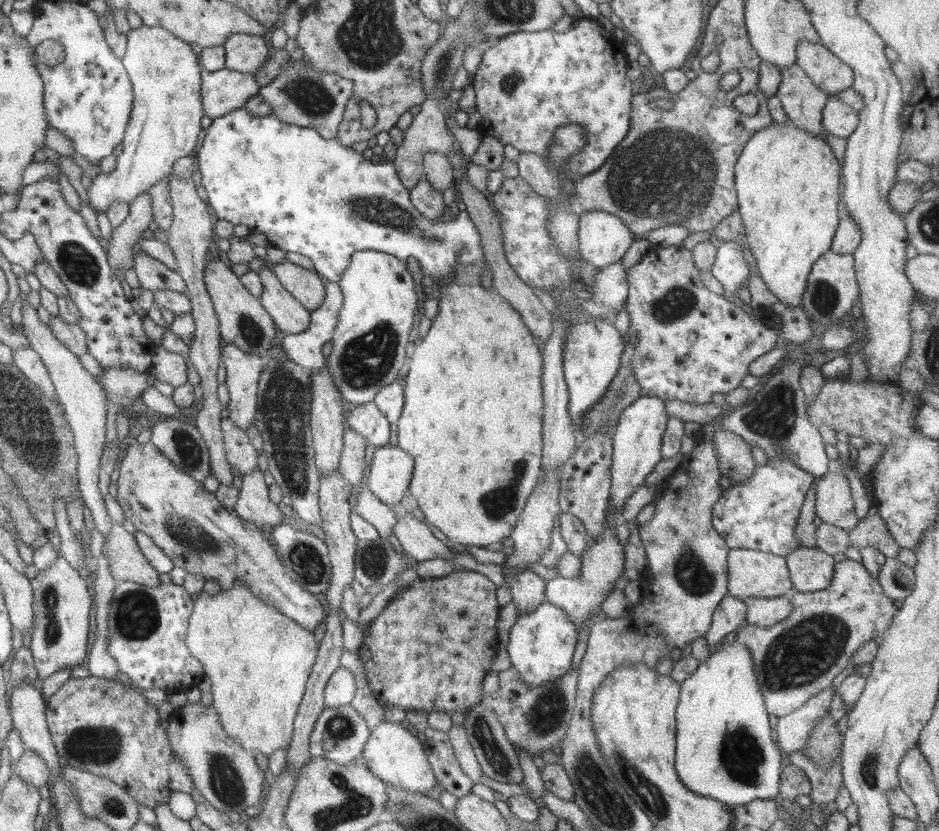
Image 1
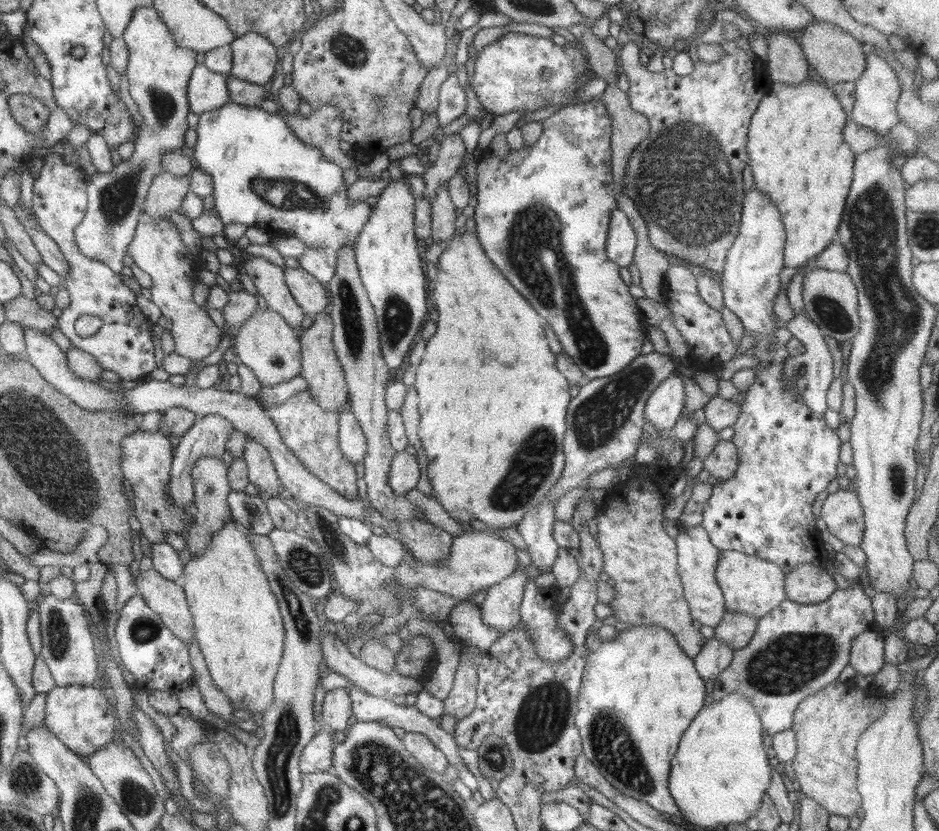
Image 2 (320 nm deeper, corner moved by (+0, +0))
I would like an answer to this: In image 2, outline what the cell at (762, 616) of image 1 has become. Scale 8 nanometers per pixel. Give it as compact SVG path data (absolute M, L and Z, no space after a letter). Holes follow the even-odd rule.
M727 612L714 628L716 638L724 640L732 650L740 650L749 643L757 629L759 619L739 612Z

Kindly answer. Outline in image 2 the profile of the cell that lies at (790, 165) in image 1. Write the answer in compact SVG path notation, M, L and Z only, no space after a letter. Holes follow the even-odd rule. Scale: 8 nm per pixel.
M812 79L795 85L773 83L770 93L762 98L751 116L747 153L754 178L754 188L762 192L780 212L786 241L784 264L792 268L812 267L816 256L837 240L838 227L845 212L847 195L853 180L855 154L846 144L843 130L848 115L832 90L832 84Z

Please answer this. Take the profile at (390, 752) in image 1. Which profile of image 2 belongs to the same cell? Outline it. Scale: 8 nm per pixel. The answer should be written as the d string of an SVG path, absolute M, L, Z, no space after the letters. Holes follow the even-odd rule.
M406 733L402 739L407 751L427 769L443 774L449 765L446 755L427 736L418 733Z

